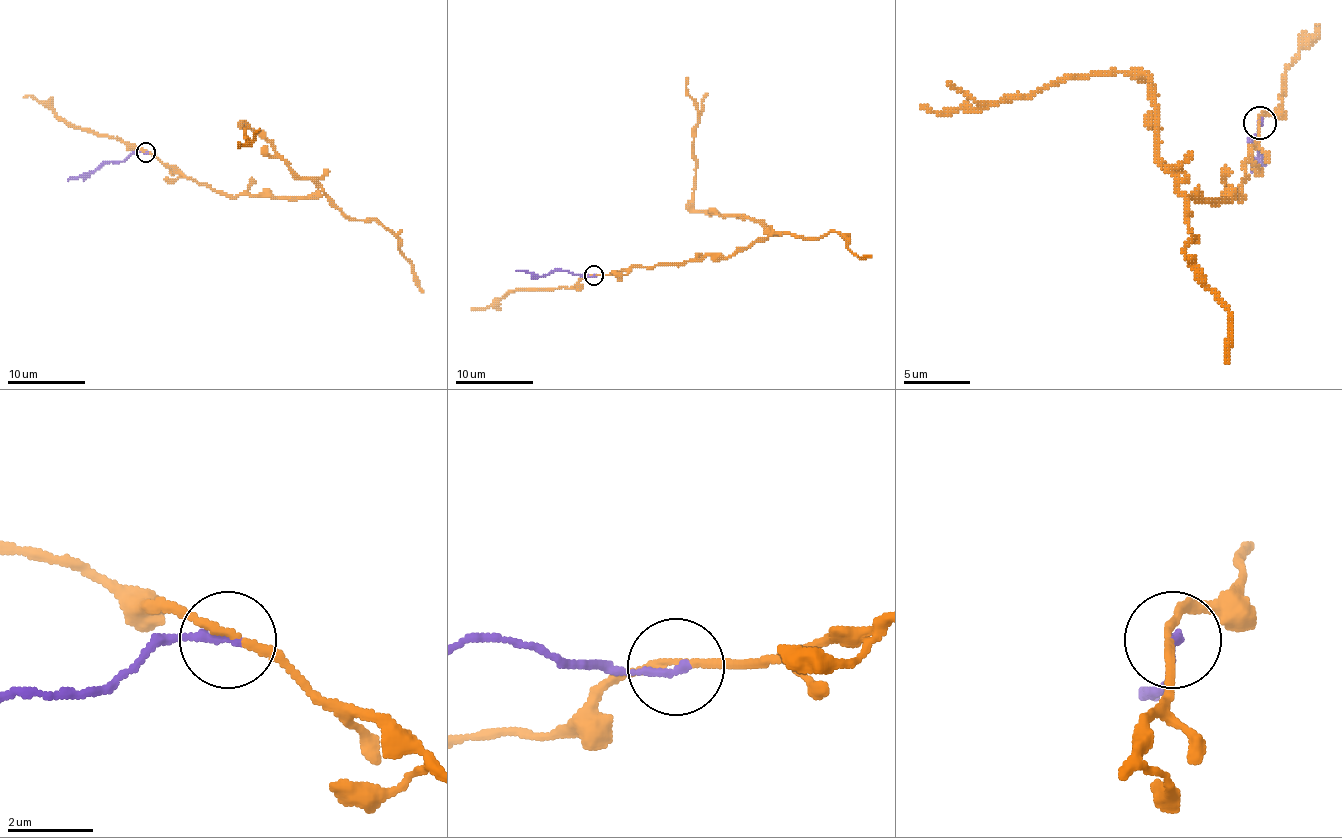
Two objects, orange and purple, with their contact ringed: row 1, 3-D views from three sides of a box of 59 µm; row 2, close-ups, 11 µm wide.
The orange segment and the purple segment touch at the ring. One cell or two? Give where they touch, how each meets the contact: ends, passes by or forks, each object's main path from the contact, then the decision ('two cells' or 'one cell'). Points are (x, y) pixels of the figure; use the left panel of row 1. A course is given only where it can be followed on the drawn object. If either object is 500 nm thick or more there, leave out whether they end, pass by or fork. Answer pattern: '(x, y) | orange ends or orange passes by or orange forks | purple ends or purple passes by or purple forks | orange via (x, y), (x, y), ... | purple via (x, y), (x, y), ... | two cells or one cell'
(145, 152) | orange passes by | purple ends | orange via (146, 152), (175, 165), (187, 177), (234, 196), (324, 194), (247, 124), (249, 144), (238, 146), (240, 142) | purple via (146, 152), (132, 152), (123, 161), (105, 161), (93, 171), (68, 181) | two cells

